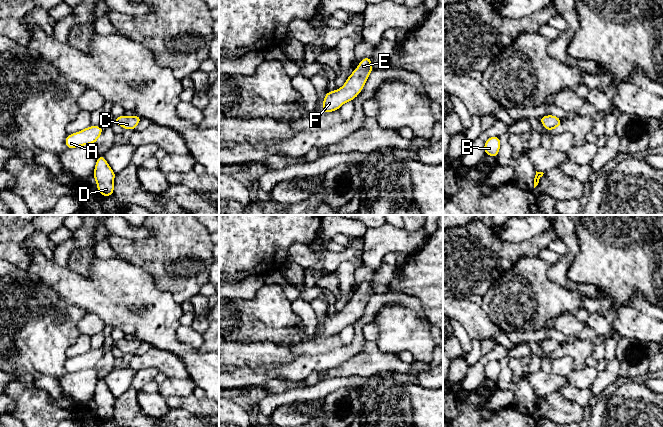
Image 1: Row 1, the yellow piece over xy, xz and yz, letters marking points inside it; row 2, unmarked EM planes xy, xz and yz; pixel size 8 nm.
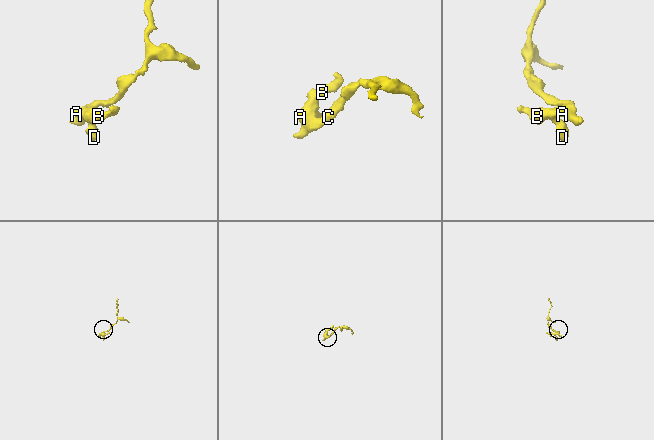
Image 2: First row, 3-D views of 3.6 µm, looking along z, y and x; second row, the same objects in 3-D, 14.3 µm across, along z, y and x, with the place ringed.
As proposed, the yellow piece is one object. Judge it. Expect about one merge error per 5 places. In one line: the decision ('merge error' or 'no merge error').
no merge error

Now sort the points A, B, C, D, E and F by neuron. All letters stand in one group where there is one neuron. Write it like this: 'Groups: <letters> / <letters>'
Groups: A B C D E F

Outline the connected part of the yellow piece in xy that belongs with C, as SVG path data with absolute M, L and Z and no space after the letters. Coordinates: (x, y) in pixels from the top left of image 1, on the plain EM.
M123 338L119 341L114 342L113 346L117 347L123 353L130 353L134 355L141 343L142 341L138 339L128 341L125 338Z

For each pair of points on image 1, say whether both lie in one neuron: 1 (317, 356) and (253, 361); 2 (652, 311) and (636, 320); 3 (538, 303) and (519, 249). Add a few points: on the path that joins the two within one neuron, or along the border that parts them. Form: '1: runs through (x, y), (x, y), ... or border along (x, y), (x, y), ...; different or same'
1: runs through (301, 357), (269, 357); same
2: border along (628, 305), (652, 318); different
3: border along (537, 255), (522, 256), (504, 272); different

